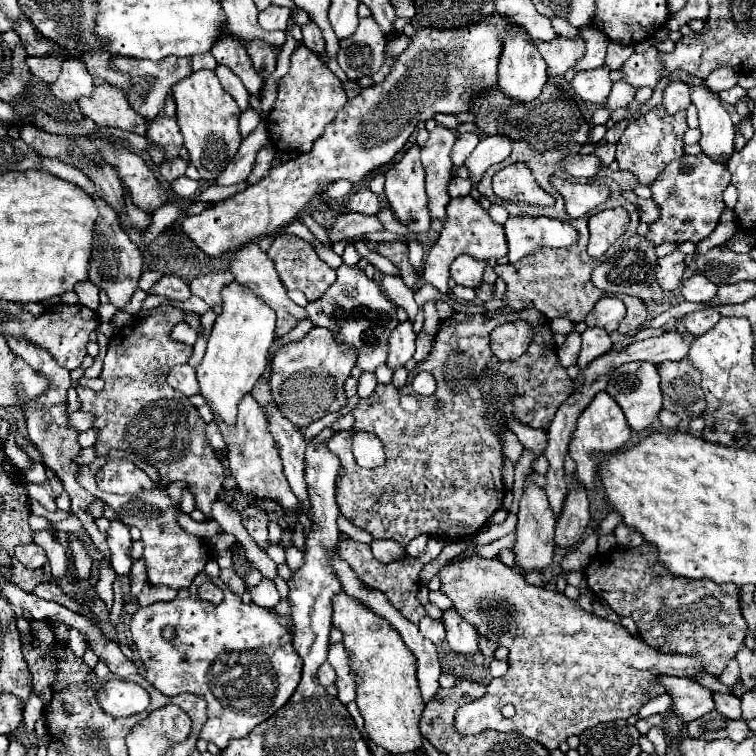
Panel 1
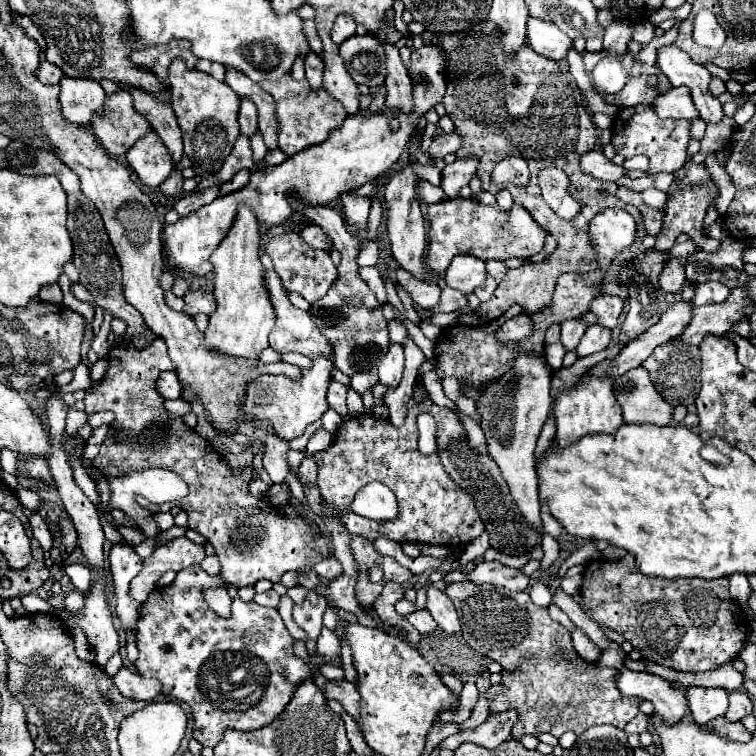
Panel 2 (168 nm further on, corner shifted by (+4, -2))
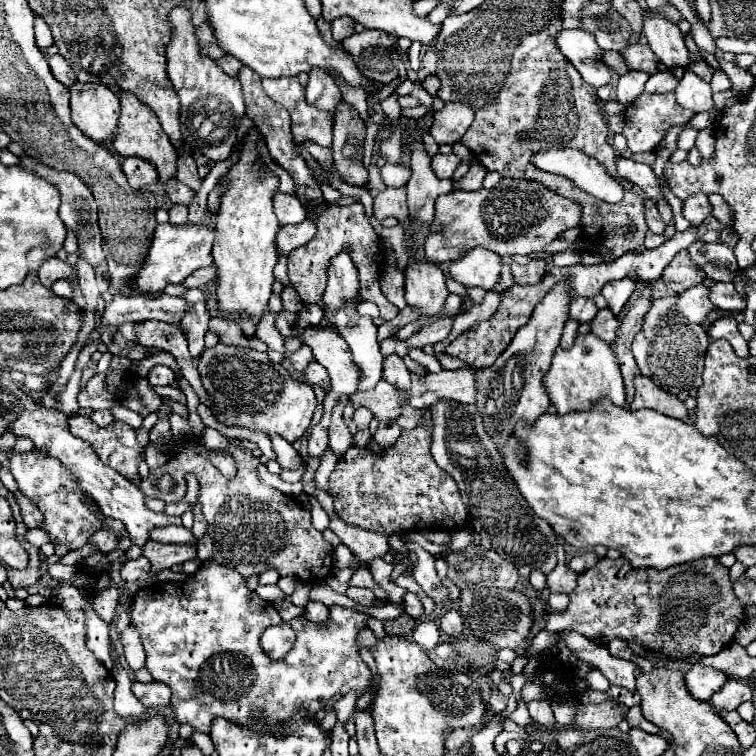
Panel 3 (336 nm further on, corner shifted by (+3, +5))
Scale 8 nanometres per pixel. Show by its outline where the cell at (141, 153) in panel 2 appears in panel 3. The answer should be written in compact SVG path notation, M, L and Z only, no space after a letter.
M125 158L121 162L121 170L123 174L127 174L127 180L129 180L129 186L131 188L137 188L137 190L143 190L147 184L151 182L157 182L157 170L151 162L145 162L143 158Z

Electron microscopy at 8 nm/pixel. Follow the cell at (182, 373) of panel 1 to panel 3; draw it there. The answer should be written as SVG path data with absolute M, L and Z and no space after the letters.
M153 366L147 374L151 386L169 386L175 380L175 372L167 366Z

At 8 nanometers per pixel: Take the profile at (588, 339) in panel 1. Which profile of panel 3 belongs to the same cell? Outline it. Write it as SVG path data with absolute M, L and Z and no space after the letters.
M609 308L599 310L599 314L597 314L597 316L593 318L593 322L591 322L591 332L593 332L595 336L603 338L607 344L611 344L611 342L615 340L615 336L617 336L619 322L621 322L621 320L619 320Z

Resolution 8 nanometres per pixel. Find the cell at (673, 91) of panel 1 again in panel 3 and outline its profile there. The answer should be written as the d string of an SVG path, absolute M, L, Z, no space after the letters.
M685 72L685 76L679 80L679 86L675 88L675 96L683 108L693 112L705 112L715 108L711 86L693 72Z

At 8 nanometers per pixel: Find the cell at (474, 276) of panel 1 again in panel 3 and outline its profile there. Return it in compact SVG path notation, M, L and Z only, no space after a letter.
M475 248L469 250L463 258L451 262L449 274L463 286L479 286L493 290L501 272L501 258L495 252Z

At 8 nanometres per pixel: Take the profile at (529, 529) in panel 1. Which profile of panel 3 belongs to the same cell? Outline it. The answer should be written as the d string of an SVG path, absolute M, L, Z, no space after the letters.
M557 282L555 288L535 306L531 320L515 334L505 352L495 360L493 366L479 370L477 374L477 402L479 412L485 422L485 430L491 434L495 444L503 444L509 438L509 430L515 428L515 422L521 418L527 424L535 422L541 414L547 412L551 404L549 394L543 388L543 376L551 366L551 358L559 346L561 330L569 320L571 304L569 282Z

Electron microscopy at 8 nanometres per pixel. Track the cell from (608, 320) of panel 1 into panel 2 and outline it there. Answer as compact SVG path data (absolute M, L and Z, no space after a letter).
M598 295L590 303L590 311L598 317L598 323L608 329L614 329L618 325L622 307L624 307L624 301L620 297L610 297L610 295Z

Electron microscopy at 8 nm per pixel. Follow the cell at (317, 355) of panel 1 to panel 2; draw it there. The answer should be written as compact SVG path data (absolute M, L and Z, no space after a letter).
M316 357L312 359L310 369L302 369L302 377L298 381L292 381L286 375L262 375L254 383L248 385L244 411L248 419L266 419L278 437L290 441L294 437L300 437L306 429L306 425L322 419L322 415L330 409L326 401L328 385L332 383L332 371L334 363L328 357Z

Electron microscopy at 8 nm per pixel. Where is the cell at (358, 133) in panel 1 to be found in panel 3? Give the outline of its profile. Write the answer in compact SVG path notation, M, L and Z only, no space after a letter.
M209 214L205 224L199 226L169 226L159 224L153 234L153 242L149 248L149 254L143 262L143 268L139 274L135 274L133 282L135 288L143 294L161 294L167 284L181 284L191 272L211 266L211 246L213 246L213 234L215 232L215 218Z

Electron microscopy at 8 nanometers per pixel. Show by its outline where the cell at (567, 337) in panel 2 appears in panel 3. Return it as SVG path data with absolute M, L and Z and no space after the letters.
M575 296L575 298L571 300L571 314L569 314L569 316L571 316L573 320L579 320L581 324L583 324L583 322L591 322L597 312L599 312L599 310L597 310L593 298Z

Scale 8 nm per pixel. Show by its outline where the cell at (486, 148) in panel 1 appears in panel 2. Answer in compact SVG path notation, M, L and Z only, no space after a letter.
M468 155L464 159L456 159L452 165L444 167L440 187L444 189L444 193L450 199L454 199L454 197L458 197L460 189L472 181L472 177L476 175L476 169L478 169L478 157L474 157L474 155Z

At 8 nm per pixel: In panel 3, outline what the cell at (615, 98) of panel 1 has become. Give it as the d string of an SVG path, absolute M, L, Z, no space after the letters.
M665 70L665 72L657 72L657 74L651 74L649 80L647 80L647 92L651 94L665 94L665 92L673 92L675 86L677 86L677 78Z

